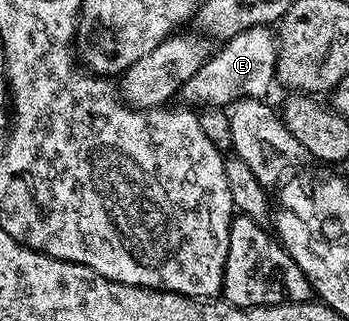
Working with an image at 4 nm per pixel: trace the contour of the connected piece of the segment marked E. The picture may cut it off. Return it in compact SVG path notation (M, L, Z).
M269 27L249 28L225 41L222 48L213 53L210 59L200 66L200 70L184 82L181 103L186 106L205 106L206 108L225 109L246 96L265 97L266 91L276 84L278 66L278 42Z

